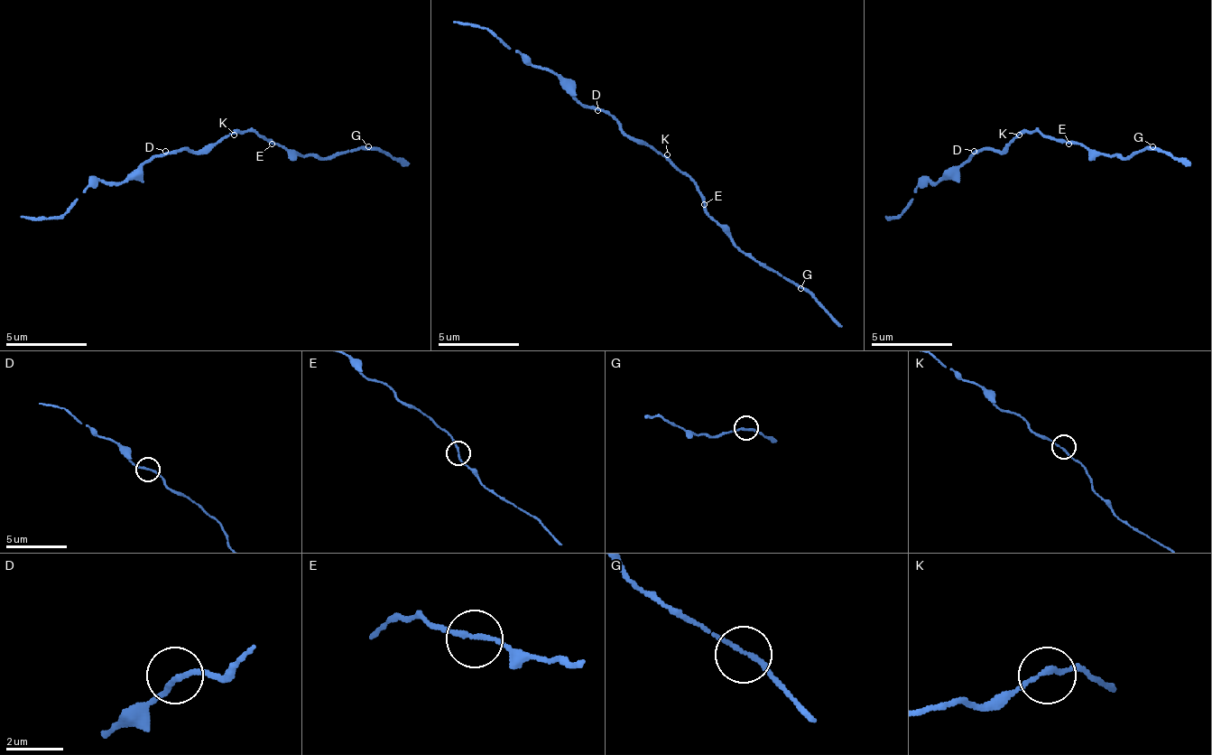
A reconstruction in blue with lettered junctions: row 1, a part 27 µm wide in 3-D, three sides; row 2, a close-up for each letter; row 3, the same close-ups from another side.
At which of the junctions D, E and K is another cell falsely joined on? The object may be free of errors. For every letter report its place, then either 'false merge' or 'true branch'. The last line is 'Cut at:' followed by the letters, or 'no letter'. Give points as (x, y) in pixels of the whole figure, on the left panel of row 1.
D: place (165, 151); true branch
E: place (272, 144); false merge
K: place (234, 135); true branch
Cut at: E

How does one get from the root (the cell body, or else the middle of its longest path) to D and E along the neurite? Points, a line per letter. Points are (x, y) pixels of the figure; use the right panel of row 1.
D: (1014, 138), (1003, 151), (974, 151)
E: (1014, 138), (1027, 130), (1039, 130), (1047, 138), (1059, 138), (1068, 143)

